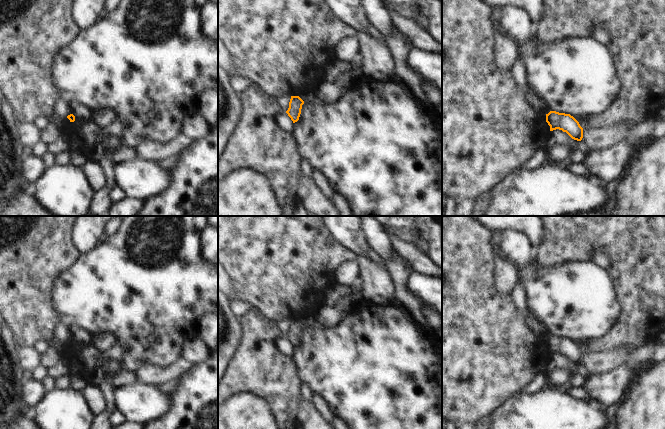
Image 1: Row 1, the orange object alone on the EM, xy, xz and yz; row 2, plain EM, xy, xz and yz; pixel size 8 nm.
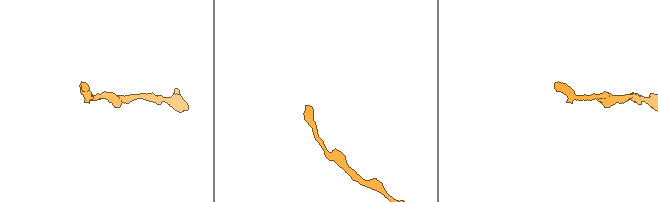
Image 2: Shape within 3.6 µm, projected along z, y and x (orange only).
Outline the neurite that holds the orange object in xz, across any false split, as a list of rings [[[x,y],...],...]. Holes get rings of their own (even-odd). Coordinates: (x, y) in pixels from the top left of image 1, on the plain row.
[[[291,320],[290,326],[289,326],[289,332],[286,335],[286,337],[291,342],[293,347],[299,344],[303,328],[304,328],[304,325],[299,320]]]

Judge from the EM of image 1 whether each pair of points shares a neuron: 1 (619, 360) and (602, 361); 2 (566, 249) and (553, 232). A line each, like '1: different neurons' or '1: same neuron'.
1: same neuron
2: same neuron

